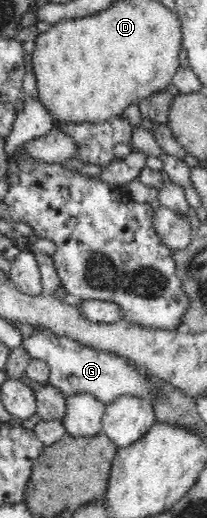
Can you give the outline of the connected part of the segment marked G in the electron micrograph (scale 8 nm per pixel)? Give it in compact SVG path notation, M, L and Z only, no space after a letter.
M34 331L29 337L23 338L23 348L31 358L44 361L50 369L48 385L59 389L64 397L78 394L90 394L102 404L110 404L120 397L143 398L154 404L157 387L153 386L128 359L106 351L96 350L92 346L84 346L77 340L56 336L51 332Z

